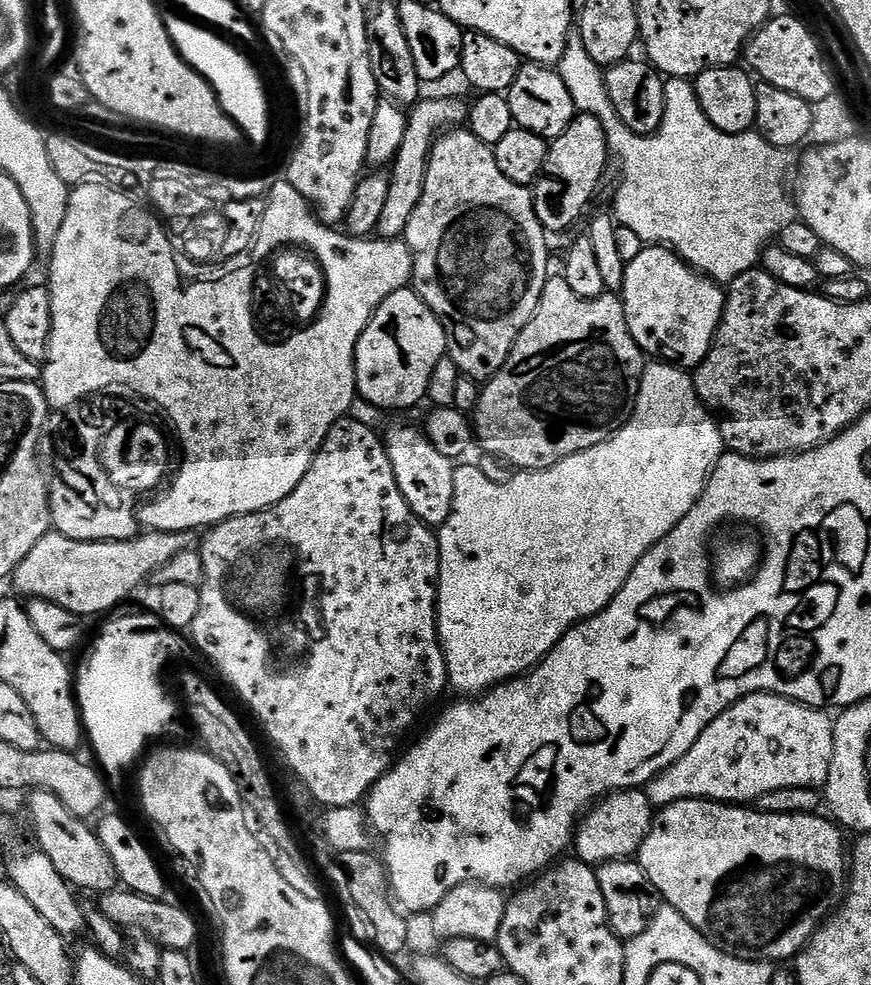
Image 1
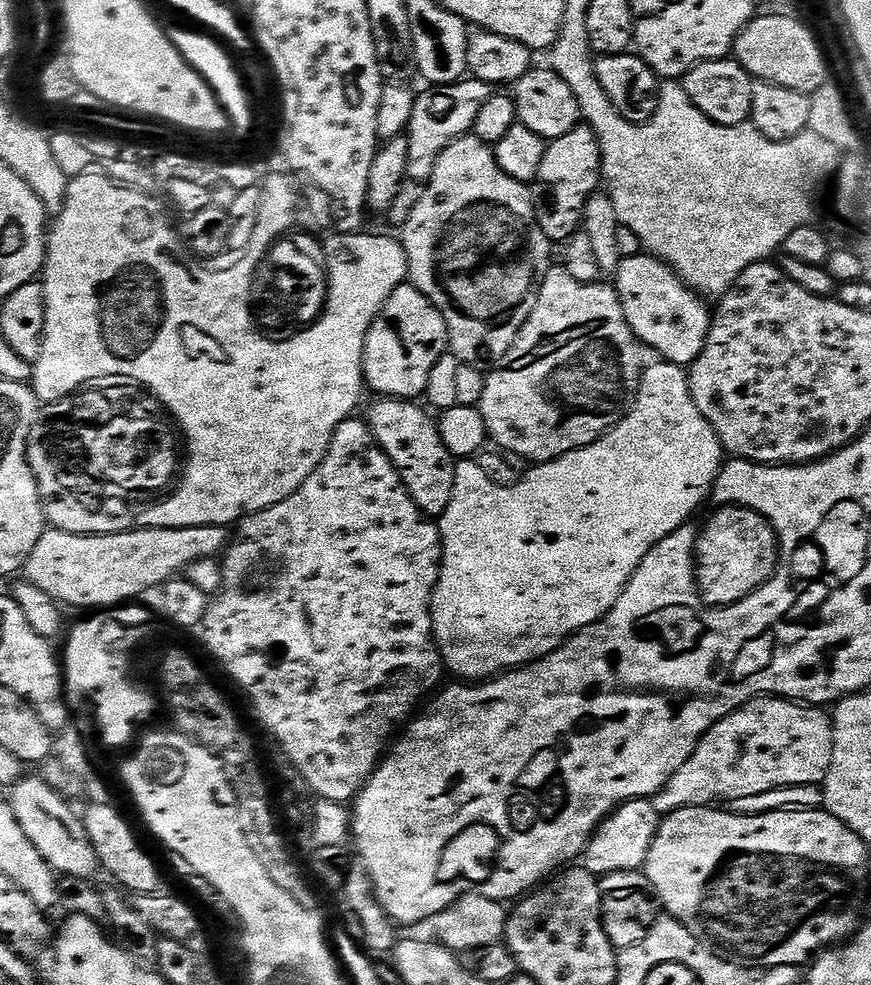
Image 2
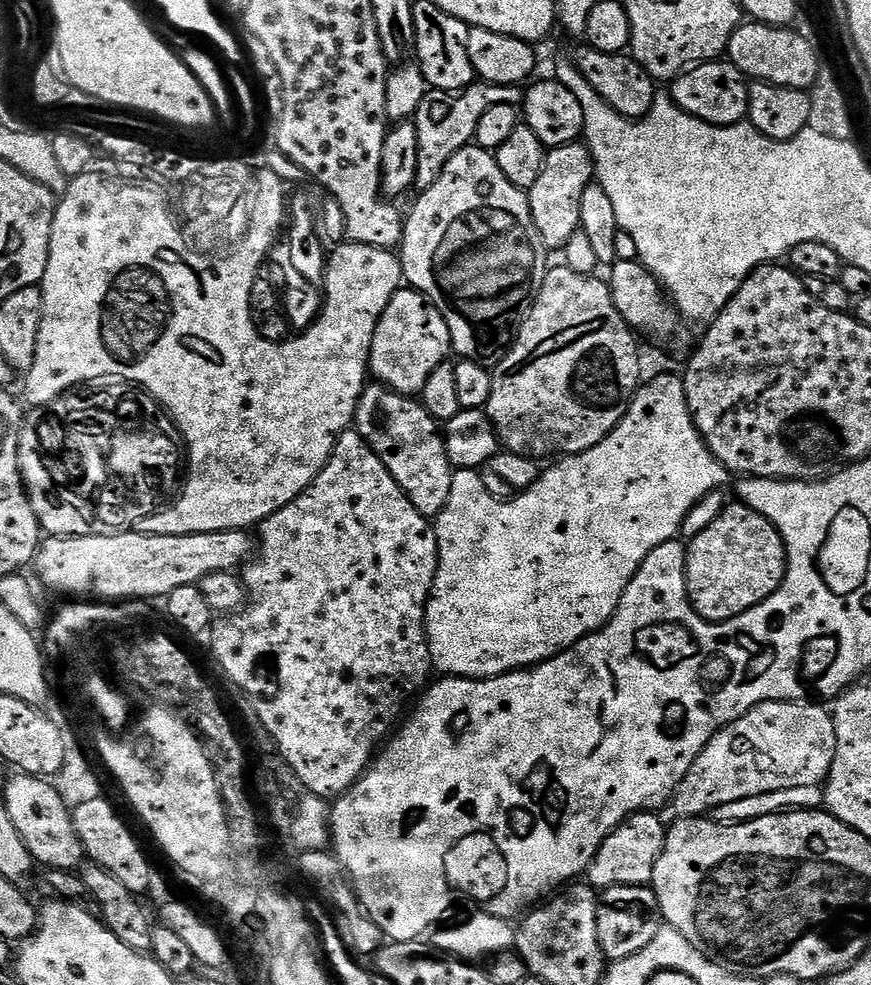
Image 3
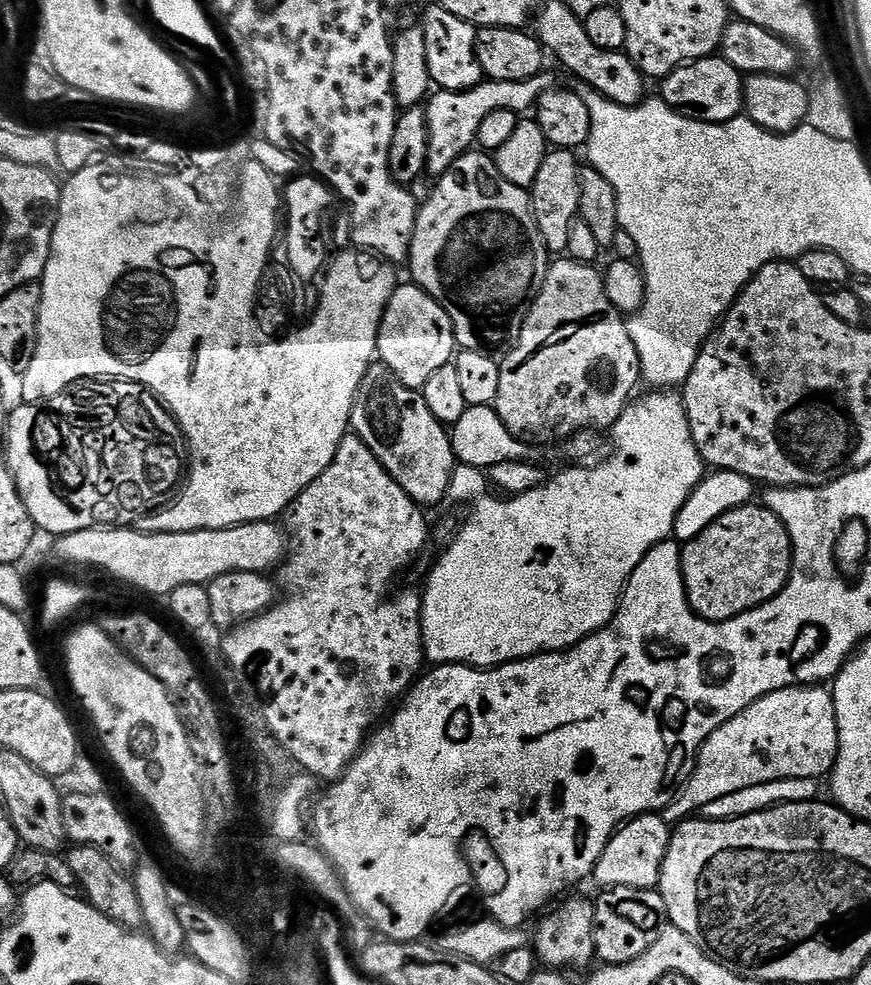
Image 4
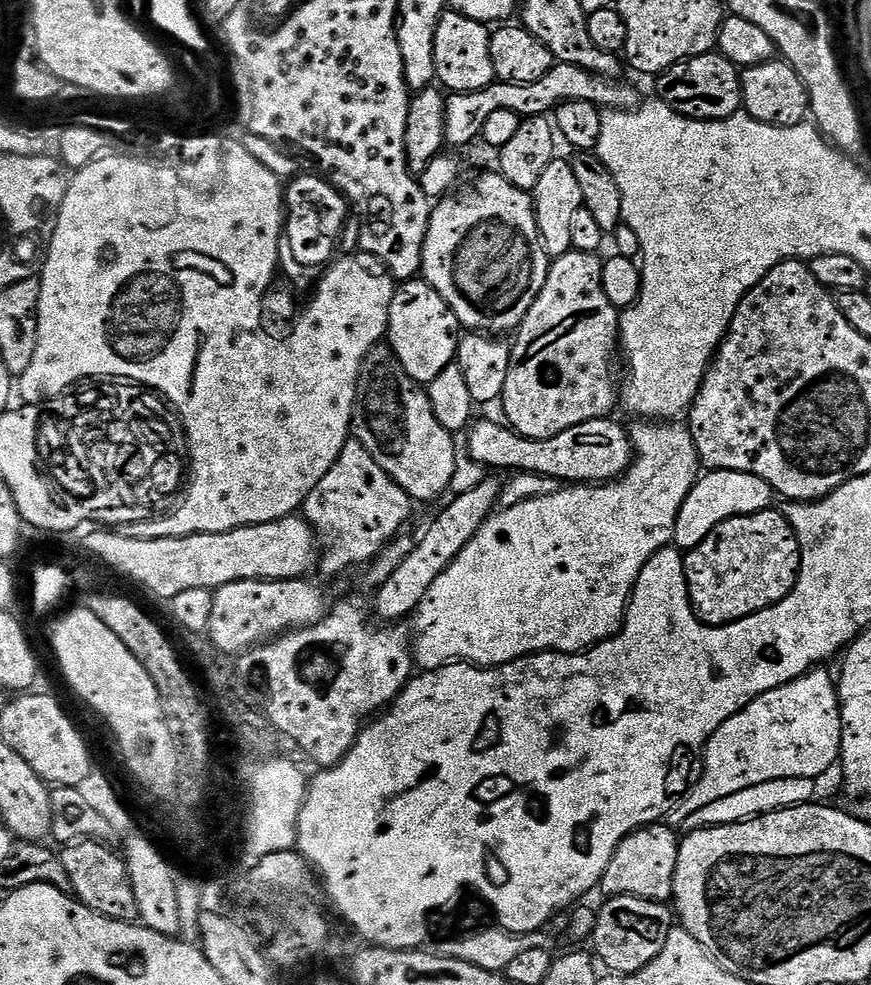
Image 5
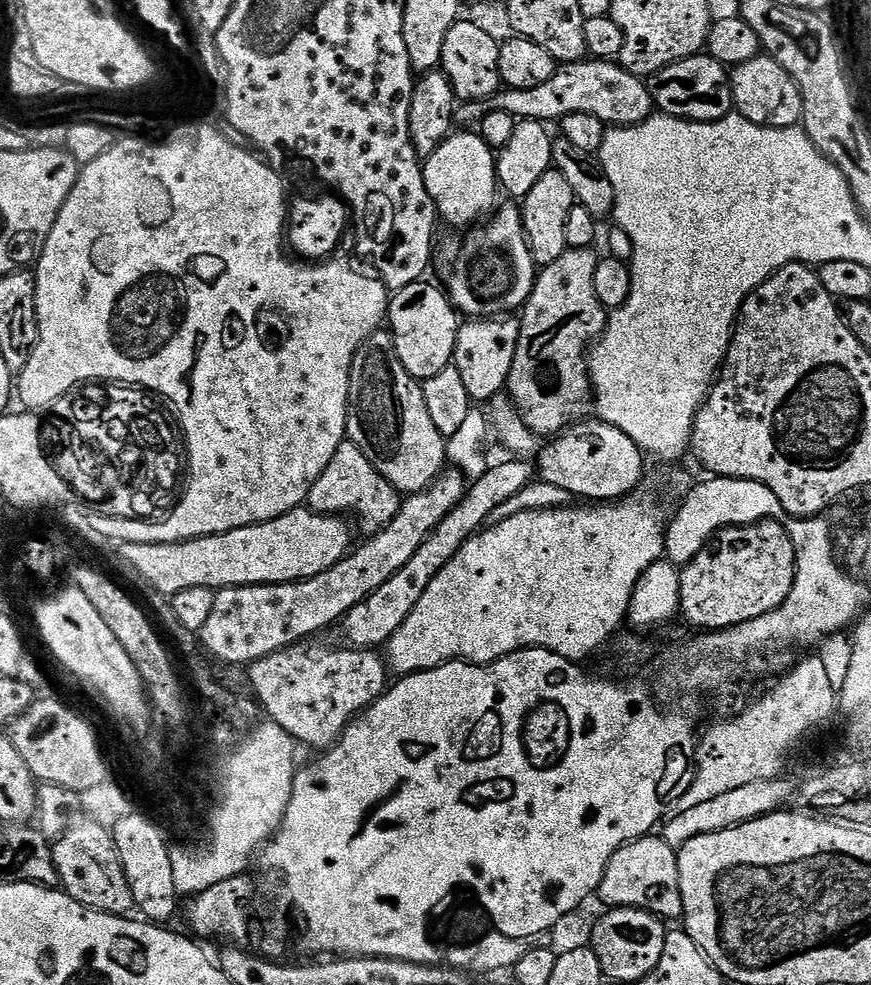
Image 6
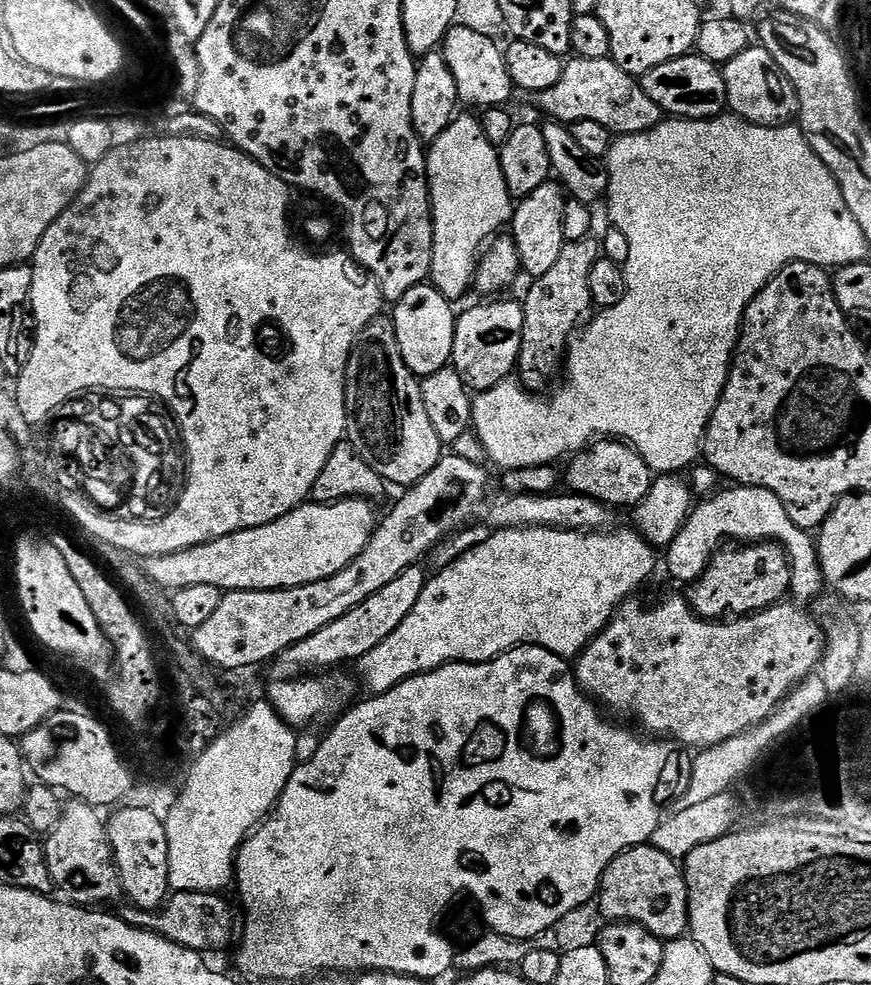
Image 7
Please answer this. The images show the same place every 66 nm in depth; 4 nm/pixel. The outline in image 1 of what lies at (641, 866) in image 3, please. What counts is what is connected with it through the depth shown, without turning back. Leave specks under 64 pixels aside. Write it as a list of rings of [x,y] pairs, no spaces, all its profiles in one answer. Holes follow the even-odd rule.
[[[617,790],[601,799],[581,819],[574,837],[575,859],[599,866],[615,860],[627,860],[640,851],[646,834],[650,834],[654,809],[647,791]],[[576,848],[576,852],[575,852]]]

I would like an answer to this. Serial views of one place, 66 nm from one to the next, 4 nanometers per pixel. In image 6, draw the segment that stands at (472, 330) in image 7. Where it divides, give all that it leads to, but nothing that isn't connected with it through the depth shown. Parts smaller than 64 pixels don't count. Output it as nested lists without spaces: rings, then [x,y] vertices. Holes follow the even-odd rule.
[[[512,314],[499,318],[472,318],[461,323],[456,339],[454,366],[458,374],[462,374],[466,394],[470,394],[473,402],[491,402],[507,389],[519,337],[520,321]]]

